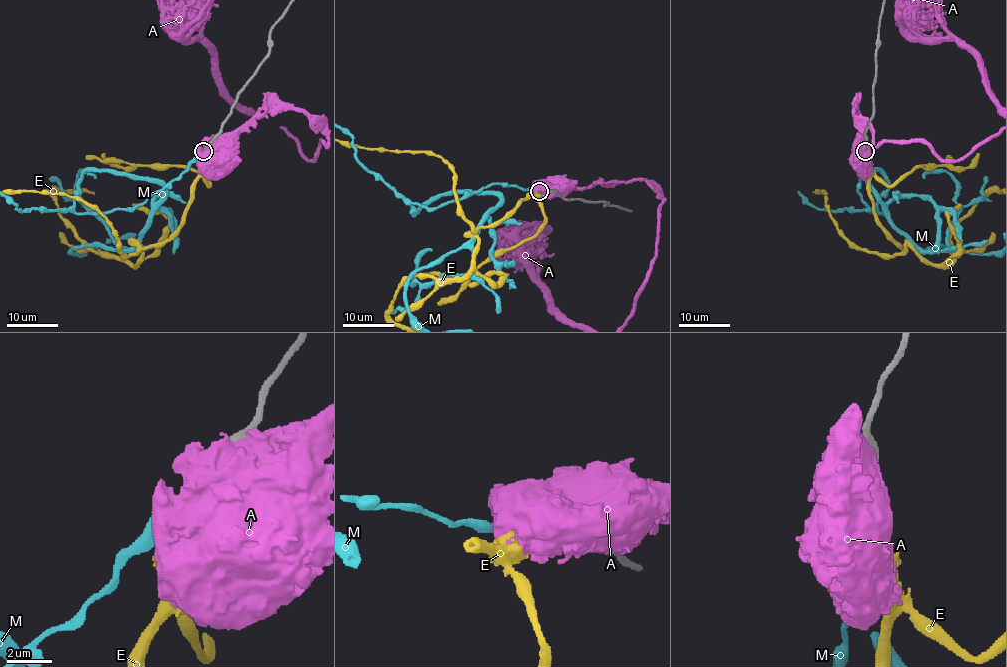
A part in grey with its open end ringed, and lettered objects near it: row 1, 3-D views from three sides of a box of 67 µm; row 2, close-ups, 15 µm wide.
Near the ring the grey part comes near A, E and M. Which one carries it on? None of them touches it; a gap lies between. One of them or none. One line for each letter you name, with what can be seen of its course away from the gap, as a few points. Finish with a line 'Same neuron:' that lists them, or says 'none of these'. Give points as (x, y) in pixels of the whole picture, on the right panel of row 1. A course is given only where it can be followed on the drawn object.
M: it runs (864, 152), (858, 193), (882, 213), (880, 171), (867, 183), (914, 247), (999, 253)
Same neuron: M

